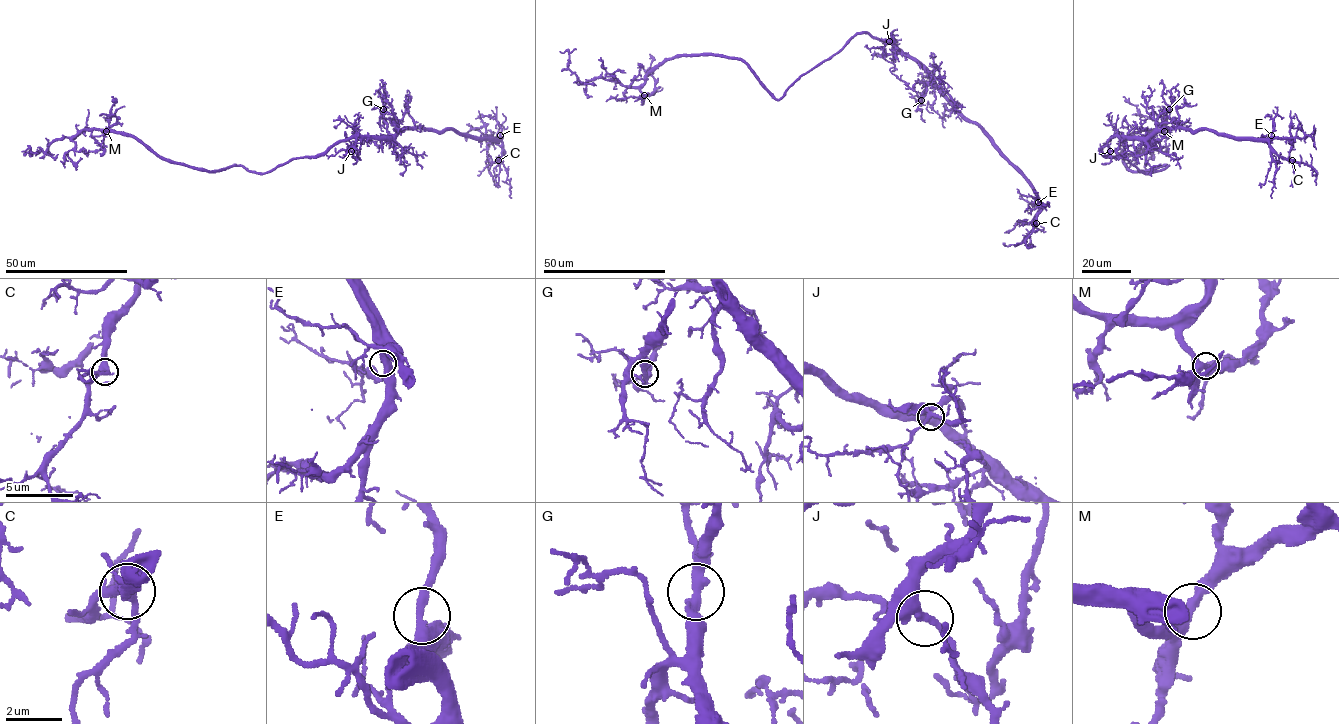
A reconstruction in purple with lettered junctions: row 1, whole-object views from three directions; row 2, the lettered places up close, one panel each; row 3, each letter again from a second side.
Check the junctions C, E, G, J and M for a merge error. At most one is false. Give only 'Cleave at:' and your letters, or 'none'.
Cleave at: none

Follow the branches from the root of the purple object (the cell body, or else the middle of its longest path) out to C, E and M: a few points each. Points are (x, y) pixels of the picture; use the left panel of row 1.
C: (294, 159), (324, 154), (356, 137), (392, 137), (405, 129), (430, 128), (497, 139), (503, 151), (498, 160)
E: (294, 159), (324, 154), (356, 137), (392, 137), (405, 129), (452, 129), (495, 139), (500, 135)
M: (294, 159), (263, 173), (250, 172), (241, 166), (205, 170), (163, 159), (135, 139), (106, 131)

